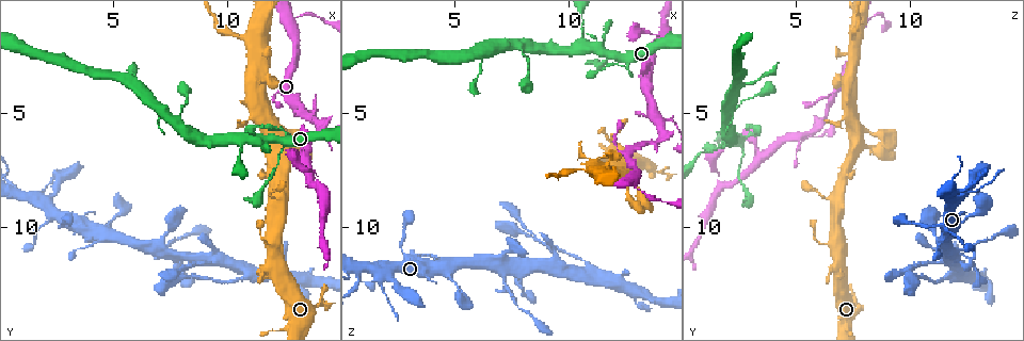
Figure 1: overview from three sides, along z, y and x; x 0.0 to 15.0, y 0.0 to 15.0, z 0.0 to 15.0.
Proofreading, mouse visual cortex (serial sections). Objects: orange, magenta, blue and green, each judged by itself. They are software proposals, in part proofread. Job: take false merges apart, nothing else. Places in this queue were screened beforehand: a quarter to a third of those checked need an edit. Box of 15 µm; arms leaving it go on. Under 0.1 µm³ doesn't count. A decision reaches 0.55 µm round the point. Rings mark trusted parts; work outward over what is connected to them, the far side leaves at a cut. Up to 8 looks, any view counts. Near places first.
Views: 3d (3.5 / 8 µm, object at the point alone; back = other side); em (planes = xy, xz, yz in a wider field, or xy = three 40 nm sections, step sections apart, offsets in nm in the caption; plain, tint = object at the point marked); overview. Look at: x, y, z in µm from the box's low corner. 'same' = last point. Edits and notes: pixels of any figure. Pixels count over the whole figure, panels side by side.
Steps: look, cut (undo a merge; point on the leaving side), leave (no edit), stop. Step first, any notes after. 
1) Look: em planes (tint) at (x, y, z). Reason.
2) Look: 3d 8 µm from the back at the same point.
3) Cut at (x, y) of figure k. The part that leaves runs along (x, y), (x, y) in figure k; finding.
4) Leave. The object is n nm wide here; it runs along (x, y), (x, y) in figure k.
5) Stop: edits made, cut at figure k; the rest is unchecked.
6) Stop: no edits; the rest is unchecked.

Look: 3d 8 µm at (12.9, 1.4, 7.7). Small branch off a trunk.

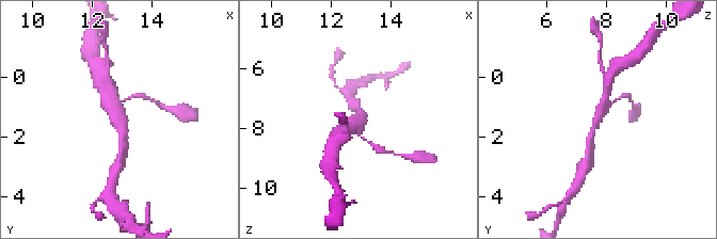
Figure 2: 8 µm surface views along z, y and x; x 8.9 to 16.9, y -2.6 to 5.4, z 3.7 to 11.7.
Look: 3d 3.5 µm at (12.9, 1.3, 7.8). Closer look.

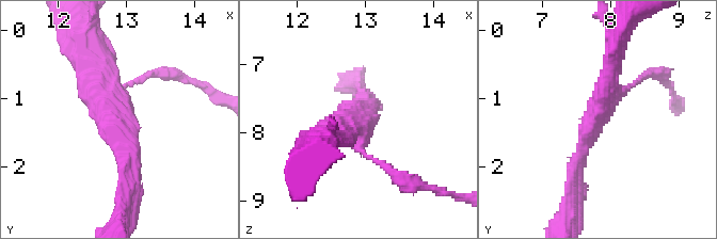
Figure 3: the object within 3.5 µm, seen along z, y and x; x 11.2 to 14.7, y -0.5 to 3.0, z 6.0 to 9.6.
Look: em planes (tint) at (12.90, 1.35, 7.75). 3 arms meet here; the arms are 150, 200, 300 nm wide; now the EM.

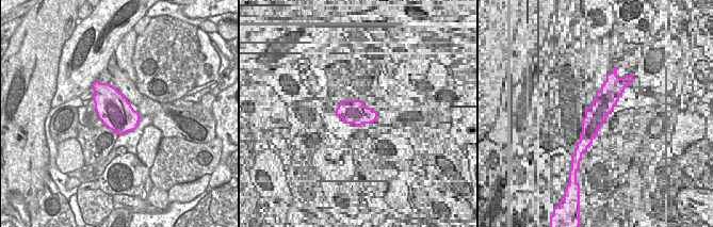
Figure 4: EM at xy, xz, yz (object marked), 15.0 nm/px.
Leave. One cell here.

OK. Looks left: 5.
Look: 3d 8 µm from the back at (11.3, 4.1, 7.2). Arms part here.

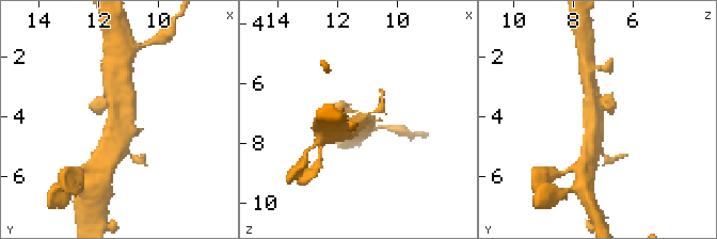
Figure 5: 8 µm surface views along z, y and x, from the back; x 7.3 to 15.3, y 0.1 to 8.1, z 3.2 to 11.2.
Look: em xy step 3 (tint) at (11.2, 4.0, 7.3). Shape alone is not enough.

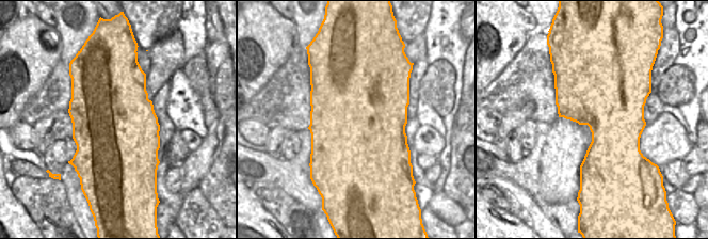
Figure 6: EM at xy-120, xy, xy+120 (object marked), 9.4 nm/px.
Leave. It runs along (116, 147), (123, 111), (123, 86) in figure 5; all the same cell.

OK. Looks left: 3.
Look: 3d 3.5 µm at (14.0, 5.8, 5.3). Thin arm on a thick one.

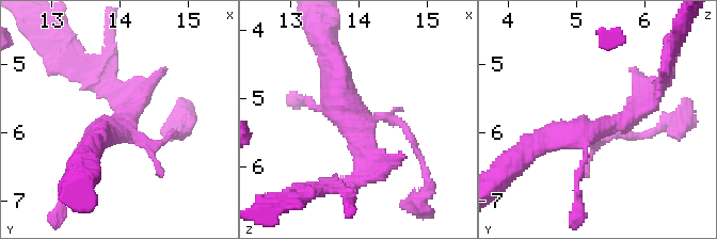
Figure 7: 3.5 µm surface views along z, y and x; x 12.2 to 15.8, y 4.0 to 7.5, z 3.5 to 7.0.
Look: em xy step 3 (tint) at (13.95, 5.85, 5.40). Shape alone is not enough.

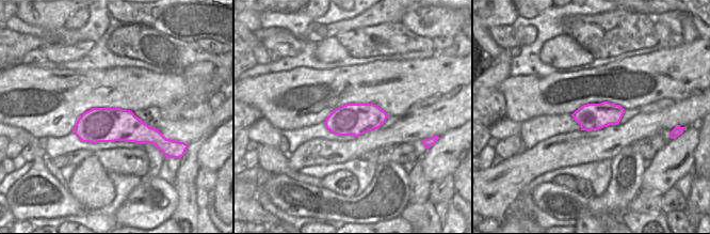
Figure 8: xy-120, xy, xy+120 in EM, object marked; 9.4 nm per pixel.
Leave. The object is 300 nm wide here; it runs along (657, 95), (624, 122), (540, 141) in figure 7; one cell here.

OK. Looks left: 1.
Stop: no edits; the rest is unchecked.

